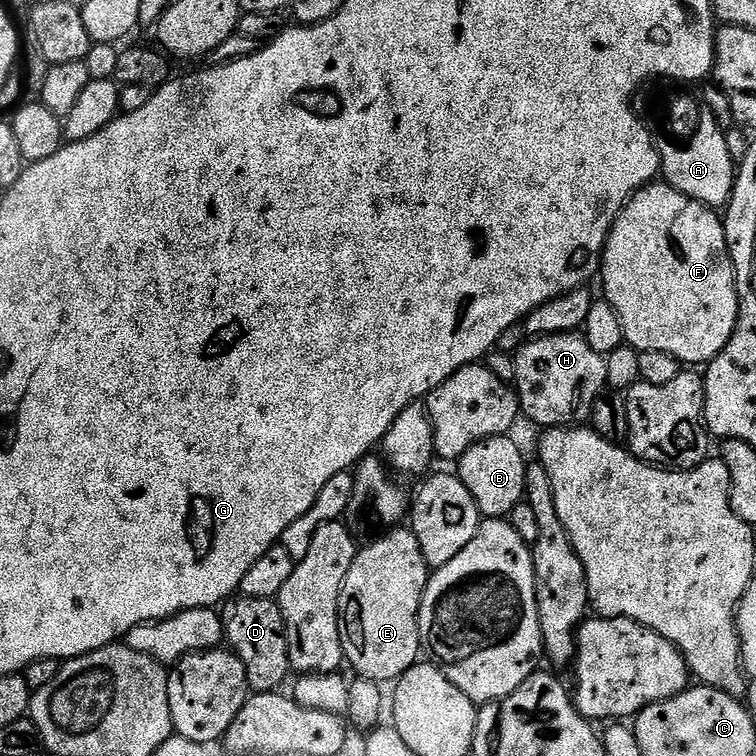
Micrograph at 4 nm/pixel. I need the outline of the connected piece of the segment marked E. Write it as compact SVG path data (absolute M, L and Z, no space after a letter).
M397 526L383 534L377 535L375 539L357 551L354 562L350 566L350 574L346 574L346 582L342 586L342 594L340 595L340 601L338 602L338 618L340 619L340 641L342 642L342 650L344 651L344 659L352 668L356 671L357 677L365 680L374 680L377 682L395 682L404 675L406 670L410 670L422 656L422 649L420 647L420 603L424 597L424 591L428 585L428 578L430 575L430 569L426 558L422 554L420 547L418 546L418 540L414 538L414 534L407 527Z

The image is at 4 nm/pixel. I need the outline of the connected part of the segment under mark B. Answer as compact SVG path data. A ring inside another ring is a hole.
M511 435L495 436L489 440L480 440L458 462L460 481L470 490L470 498L478 506L481 517L511 517L514 506L518 506L526 496L524 490L524 469L526 459L520 453L518 445Z

